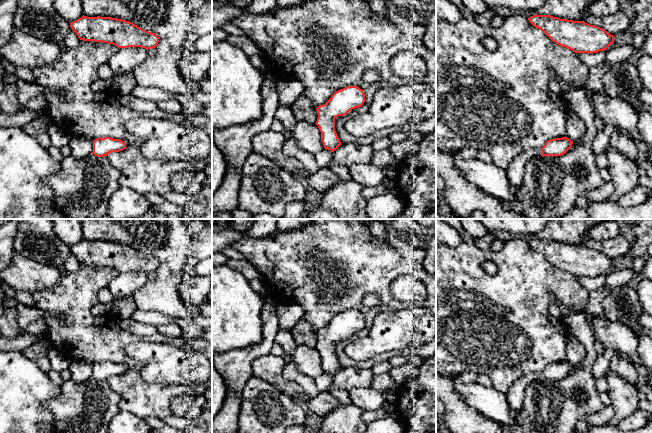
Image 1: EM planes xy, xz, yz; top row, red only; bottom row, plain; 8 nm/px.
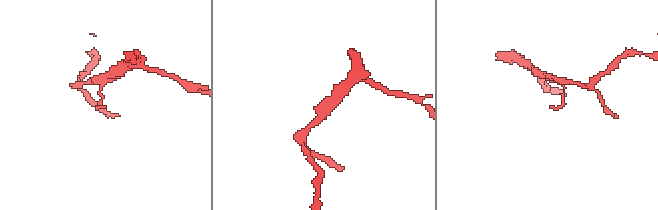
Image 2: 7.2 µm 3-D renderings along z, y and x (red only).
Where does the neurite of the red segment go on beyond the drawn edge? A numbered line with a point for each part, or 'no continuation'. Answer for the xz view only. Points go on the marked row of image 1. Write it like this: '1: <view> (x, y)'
no continuation

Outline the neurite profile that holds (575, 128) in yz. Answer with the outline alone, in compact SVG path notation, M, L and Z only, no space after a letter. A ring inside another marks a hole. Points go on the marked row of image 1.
M568 110L566 119L566 137L571 141L577 141L586 134L586 126L581 118L571 110Z

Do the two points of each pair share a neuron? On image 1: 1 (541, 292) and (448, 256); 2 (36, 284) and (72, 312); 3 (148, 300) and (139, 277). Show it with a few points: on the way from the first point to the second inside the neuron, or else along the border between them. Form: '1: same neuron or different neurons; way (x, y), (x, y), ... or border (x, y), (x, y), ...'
1: same neuron; way (517, 292), (483, 292), (470, 280)
2: different neurons; border (61, 273), (53, 285), (31, 294)
3: different neurons; border (148, 280), (133, 294)

